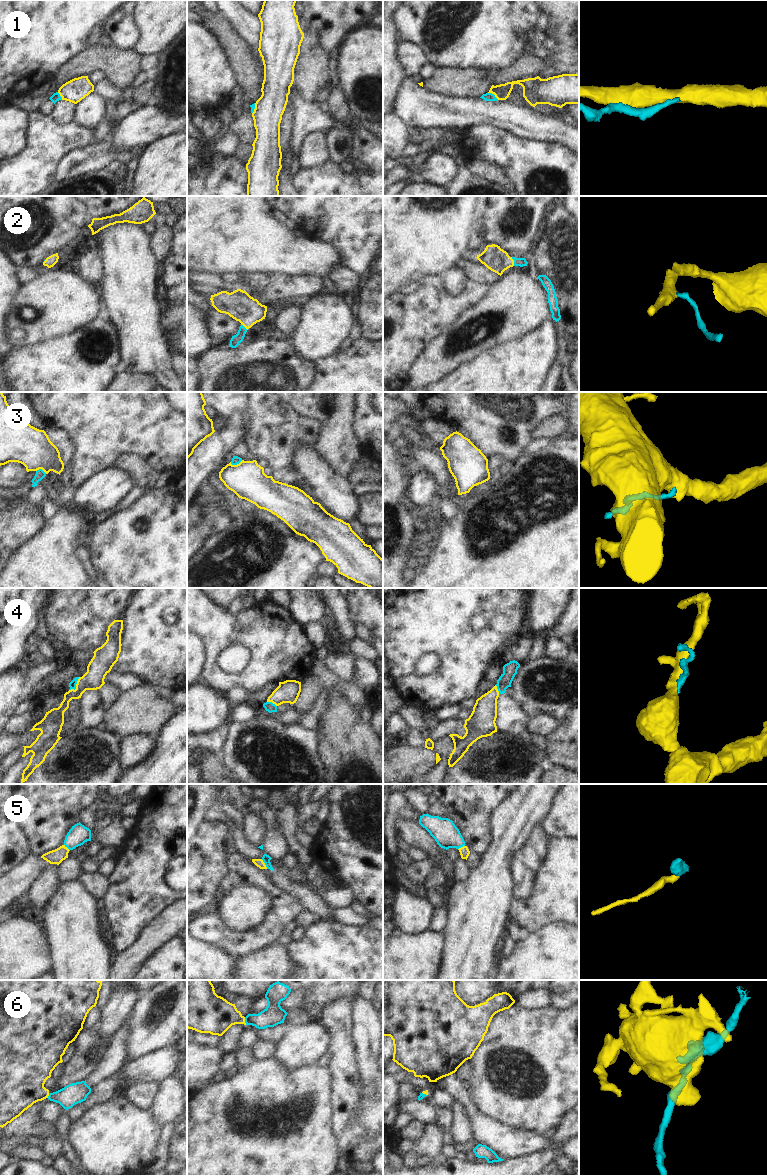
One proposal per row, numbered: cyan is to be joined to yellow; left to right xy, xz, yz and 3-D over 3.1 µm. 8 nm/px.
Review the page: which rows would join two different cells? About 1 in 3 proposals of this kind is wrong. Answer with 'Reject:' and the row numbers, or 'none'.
Reject: 1, 3, 4, 6

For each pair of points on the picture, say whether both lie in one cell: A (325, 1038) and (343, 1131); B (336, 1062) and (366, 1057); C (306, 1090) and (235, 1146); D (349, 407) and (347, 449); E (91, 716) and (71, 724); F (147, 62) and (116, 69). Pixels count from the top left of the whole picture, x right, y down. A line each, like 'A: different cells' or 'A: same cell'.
A: different cells
B: different cells
C: same cell
D: same cell
E: different cells
F: different cells

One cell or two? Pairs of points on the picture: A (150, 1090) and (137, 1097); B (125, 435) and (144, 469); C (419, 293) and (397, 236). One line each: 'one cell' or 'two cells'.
A: one cell
B: two cells
C: two cells

